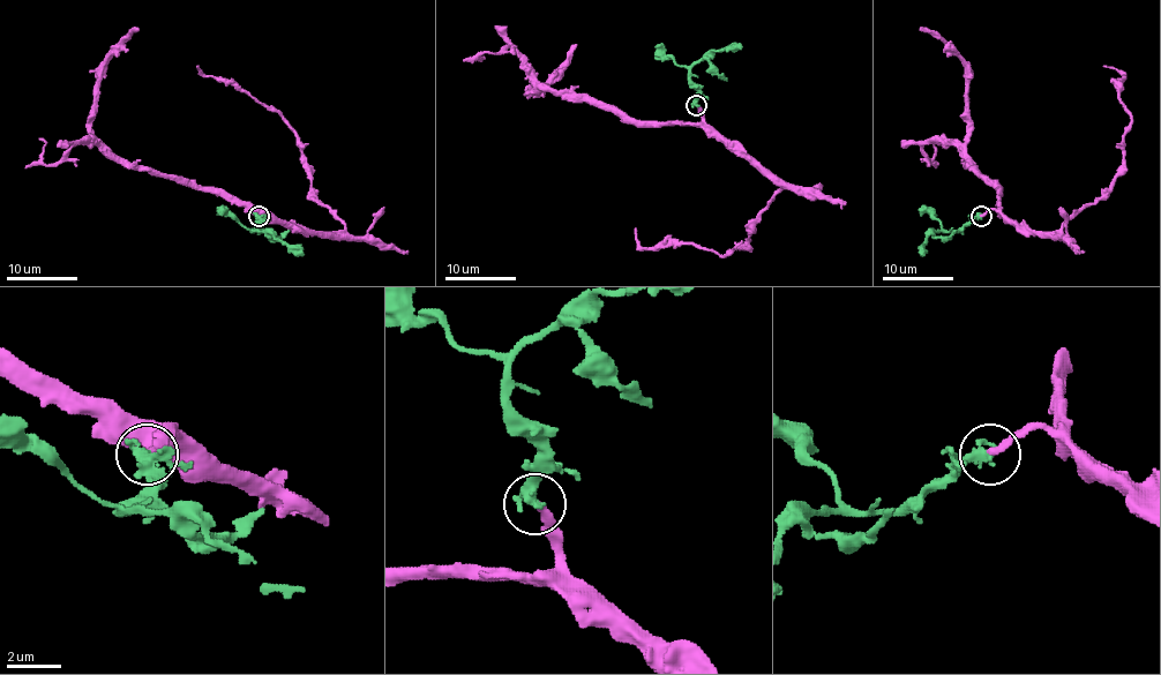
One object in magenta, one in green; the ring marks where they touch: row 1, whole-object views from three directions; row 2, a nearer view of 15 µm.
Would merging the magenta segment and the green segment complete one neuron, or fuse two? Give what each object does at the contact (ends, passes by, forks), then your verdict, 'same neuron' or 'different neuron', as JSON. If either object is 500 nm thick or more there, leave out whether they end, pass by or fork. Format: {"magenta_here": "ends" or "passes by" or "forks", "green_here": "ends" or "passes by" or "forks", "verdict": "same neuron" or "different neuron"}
{"magenta_here": "ends", "green_here": "passes by", "verdict": "same neuron"}

